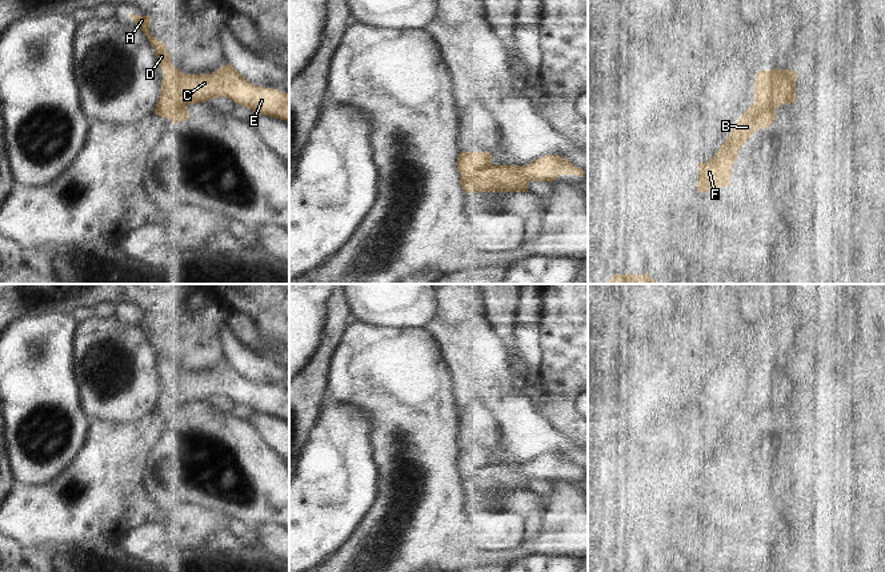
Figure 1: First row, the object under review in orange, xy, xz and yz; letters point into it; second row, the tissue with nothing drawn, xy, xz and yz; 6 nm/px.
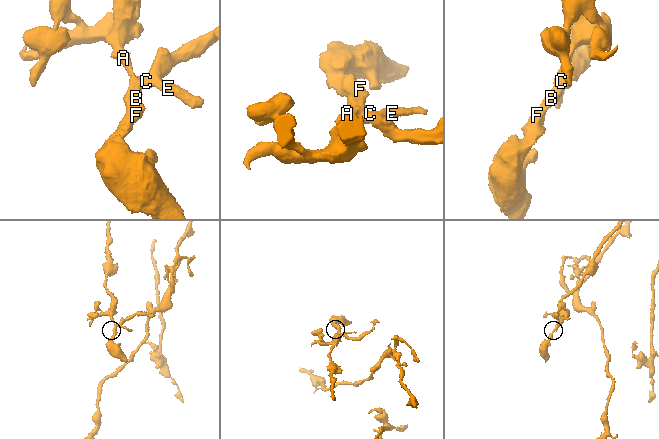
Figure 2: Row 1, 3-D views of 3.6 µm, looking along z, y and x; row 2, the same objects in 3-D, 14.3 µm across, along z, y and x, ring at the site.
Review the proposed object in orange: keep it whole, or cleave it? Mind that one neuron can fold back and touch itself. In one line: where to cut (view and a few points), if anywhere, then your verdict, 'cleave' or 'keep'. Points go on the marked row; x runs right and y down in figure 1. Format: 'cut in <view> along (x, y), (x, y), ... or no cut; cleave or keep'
cut in xy along (161, 86), (169, 84), (172, 92), (188, 104); cleave

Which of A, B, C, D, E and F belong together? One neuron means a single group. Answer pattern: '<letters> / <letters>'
A B D F / C E

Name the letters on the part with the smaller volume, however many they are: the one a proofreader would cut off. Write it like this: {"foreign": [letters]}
{"foreign": ["C", "E"]}

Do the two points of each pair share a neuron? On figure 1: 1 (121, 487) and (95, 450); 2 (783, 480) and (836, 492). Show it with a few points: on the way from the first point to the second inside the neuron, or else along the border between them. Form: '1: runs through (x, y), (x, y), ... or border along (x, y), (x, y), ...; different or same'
1: runs through (112, 478), (108, 474), (108, 463), (104, 459); same
2: border along (828, 462), (820, 468), (817, 476), (805, 490); different

